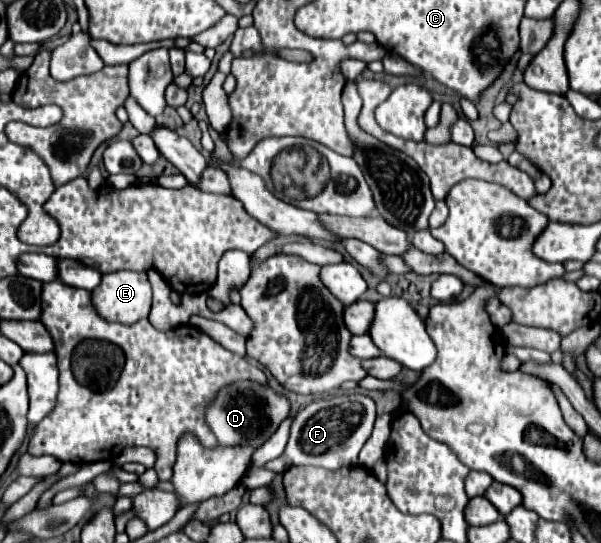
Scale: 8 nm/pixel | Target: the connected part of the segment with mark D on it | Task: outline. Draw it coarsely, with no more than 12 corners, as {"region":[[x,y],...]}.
{"region":[[235,381],[205,409],[219,447],[259,449],[289,417],[271,385]]}

